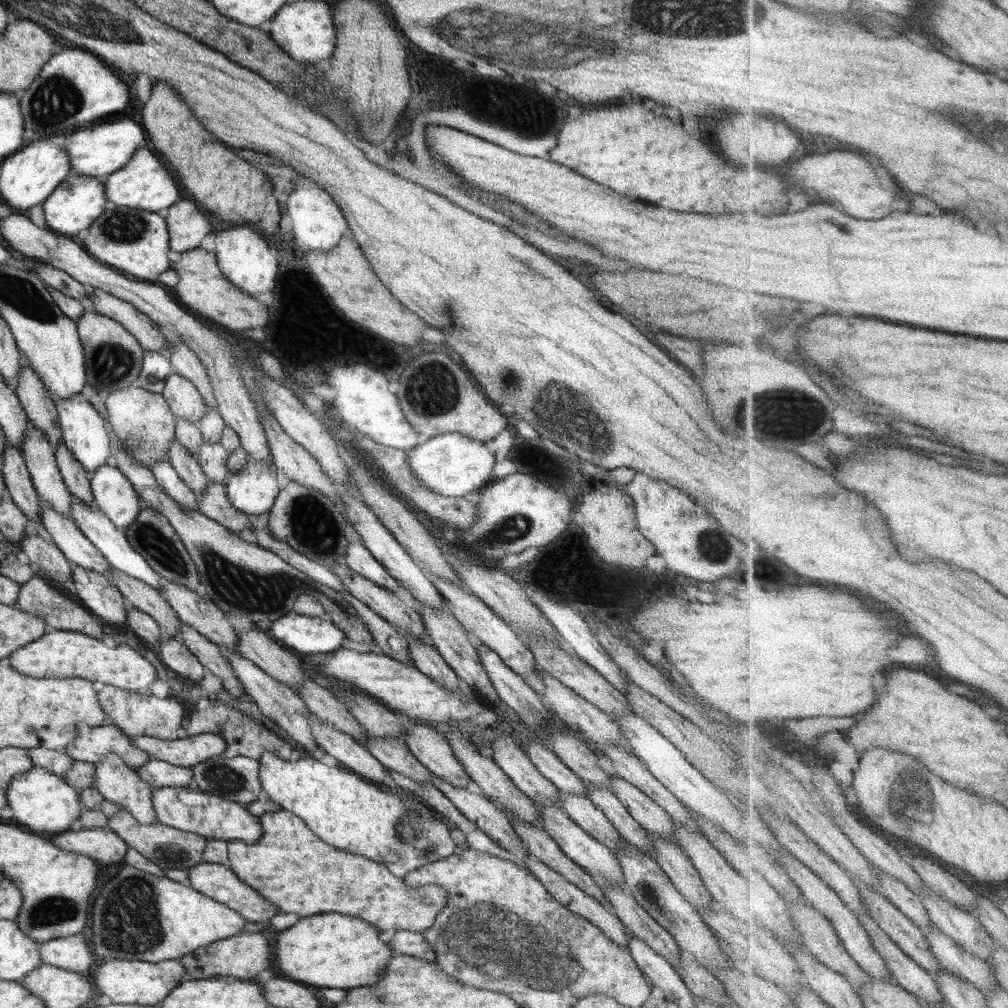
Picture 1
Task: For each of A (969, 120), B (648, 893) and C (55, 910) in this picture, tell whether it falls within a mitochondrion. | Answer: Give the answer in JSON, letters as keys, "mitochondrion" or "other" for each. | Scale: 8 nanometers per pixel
{"A":"mitochondrion","B":"mitochondrion","C":"mitochondrion"}

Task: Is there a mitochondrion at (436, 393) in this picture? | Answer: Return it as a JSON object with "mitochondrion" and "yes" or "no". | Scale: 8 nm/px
{"mitochondrion":"yes"}

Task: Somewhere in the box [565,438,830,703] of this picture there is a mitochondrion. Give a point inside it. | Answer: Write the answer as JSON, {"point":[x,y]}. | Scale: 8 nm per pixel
{"point":[714,545]}

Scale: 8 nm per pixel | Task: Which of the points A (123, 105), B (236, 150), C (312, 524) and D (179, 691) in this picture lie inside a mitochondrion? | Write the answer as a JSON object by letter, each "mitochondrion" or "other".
{"A":"other","B":"other","C":"mitochondrion","D":"other"}

